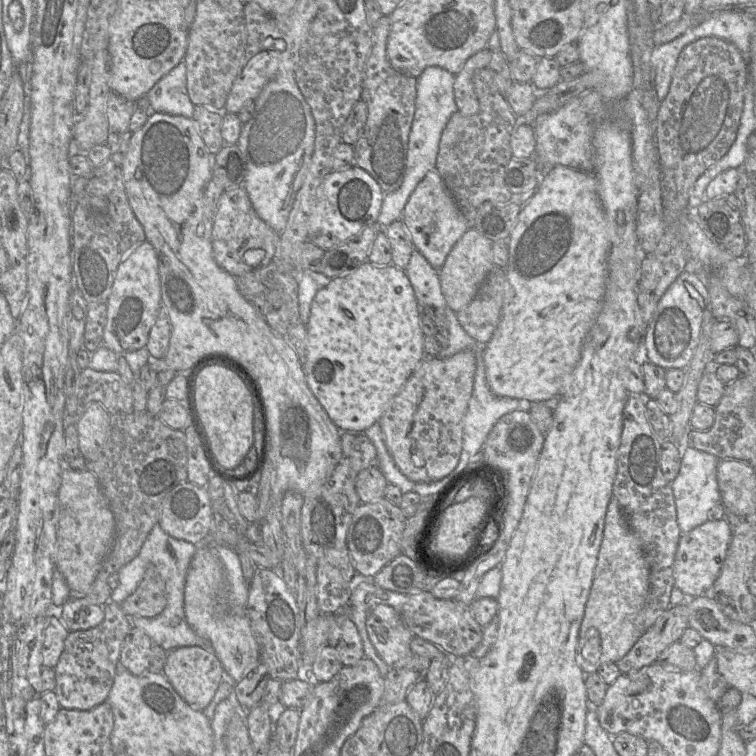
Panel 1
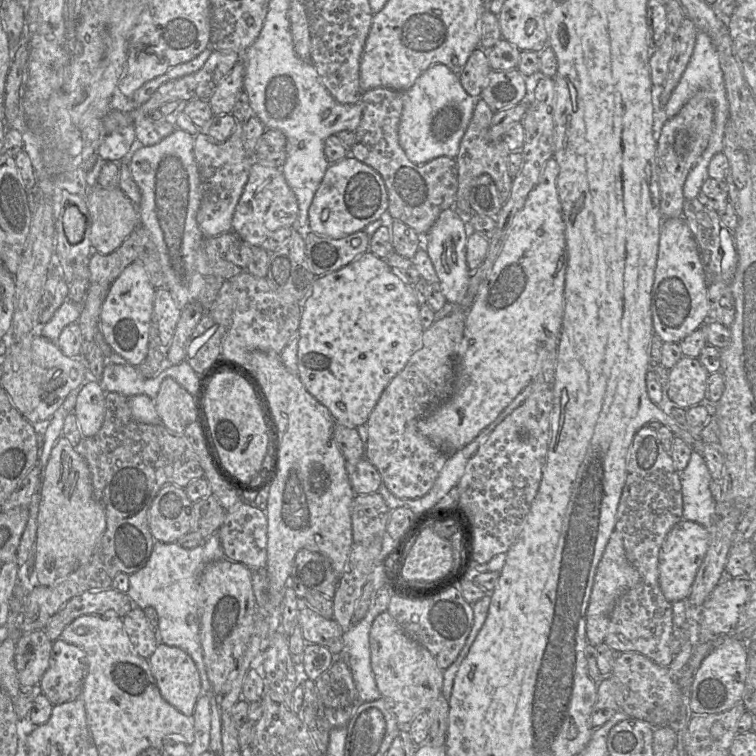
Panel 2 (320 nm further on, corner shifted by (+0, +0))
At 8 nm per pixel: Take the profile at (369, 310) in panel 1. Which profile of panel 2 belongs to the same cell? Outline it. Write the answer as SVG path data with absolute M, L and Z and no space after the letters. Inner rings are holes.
M367 251L338 271L315 278L311 291L302 302L302 313L298 328L298 376L305 389L329 410L336 423L350 428L357 428L367 424L369 416L385 388L403 370L411 356L418 350L423 332L419 305L410 285L388 265L385 259L381 259L371 251Z

